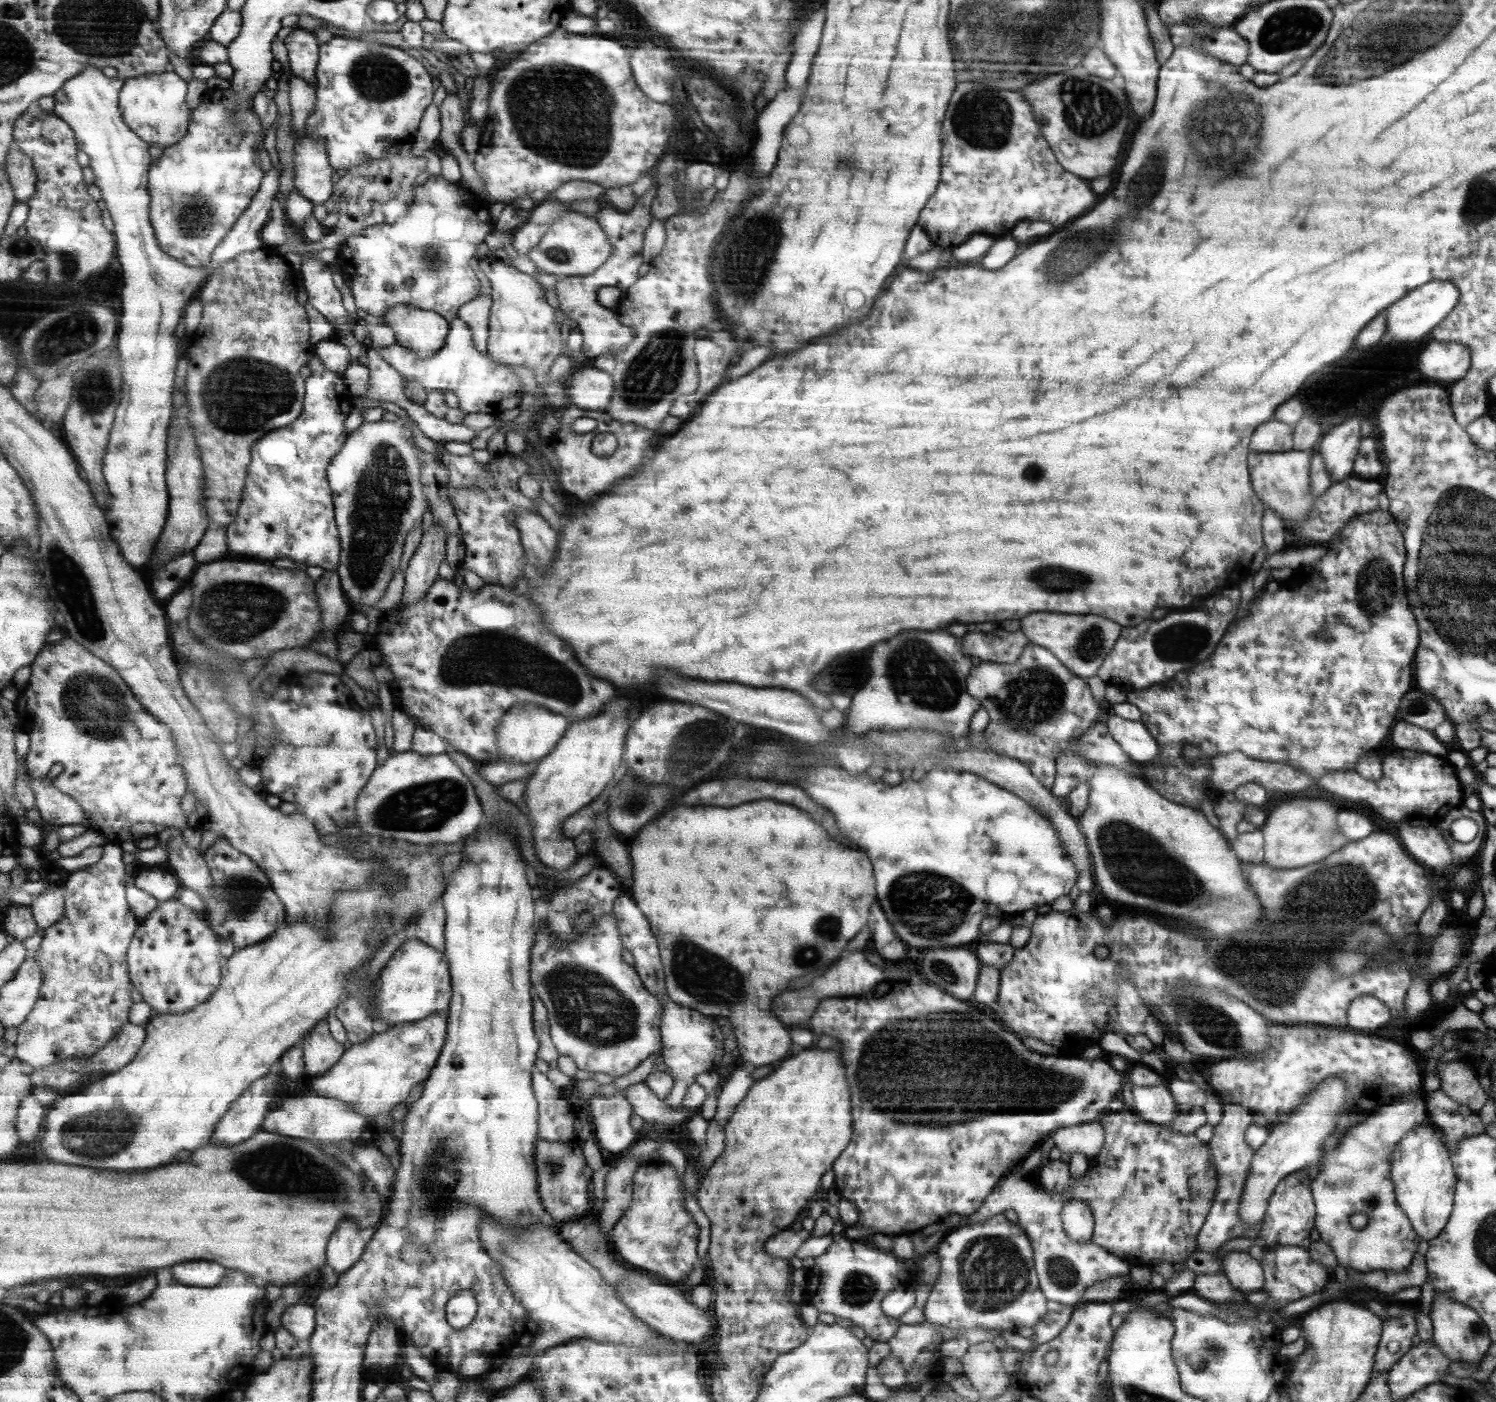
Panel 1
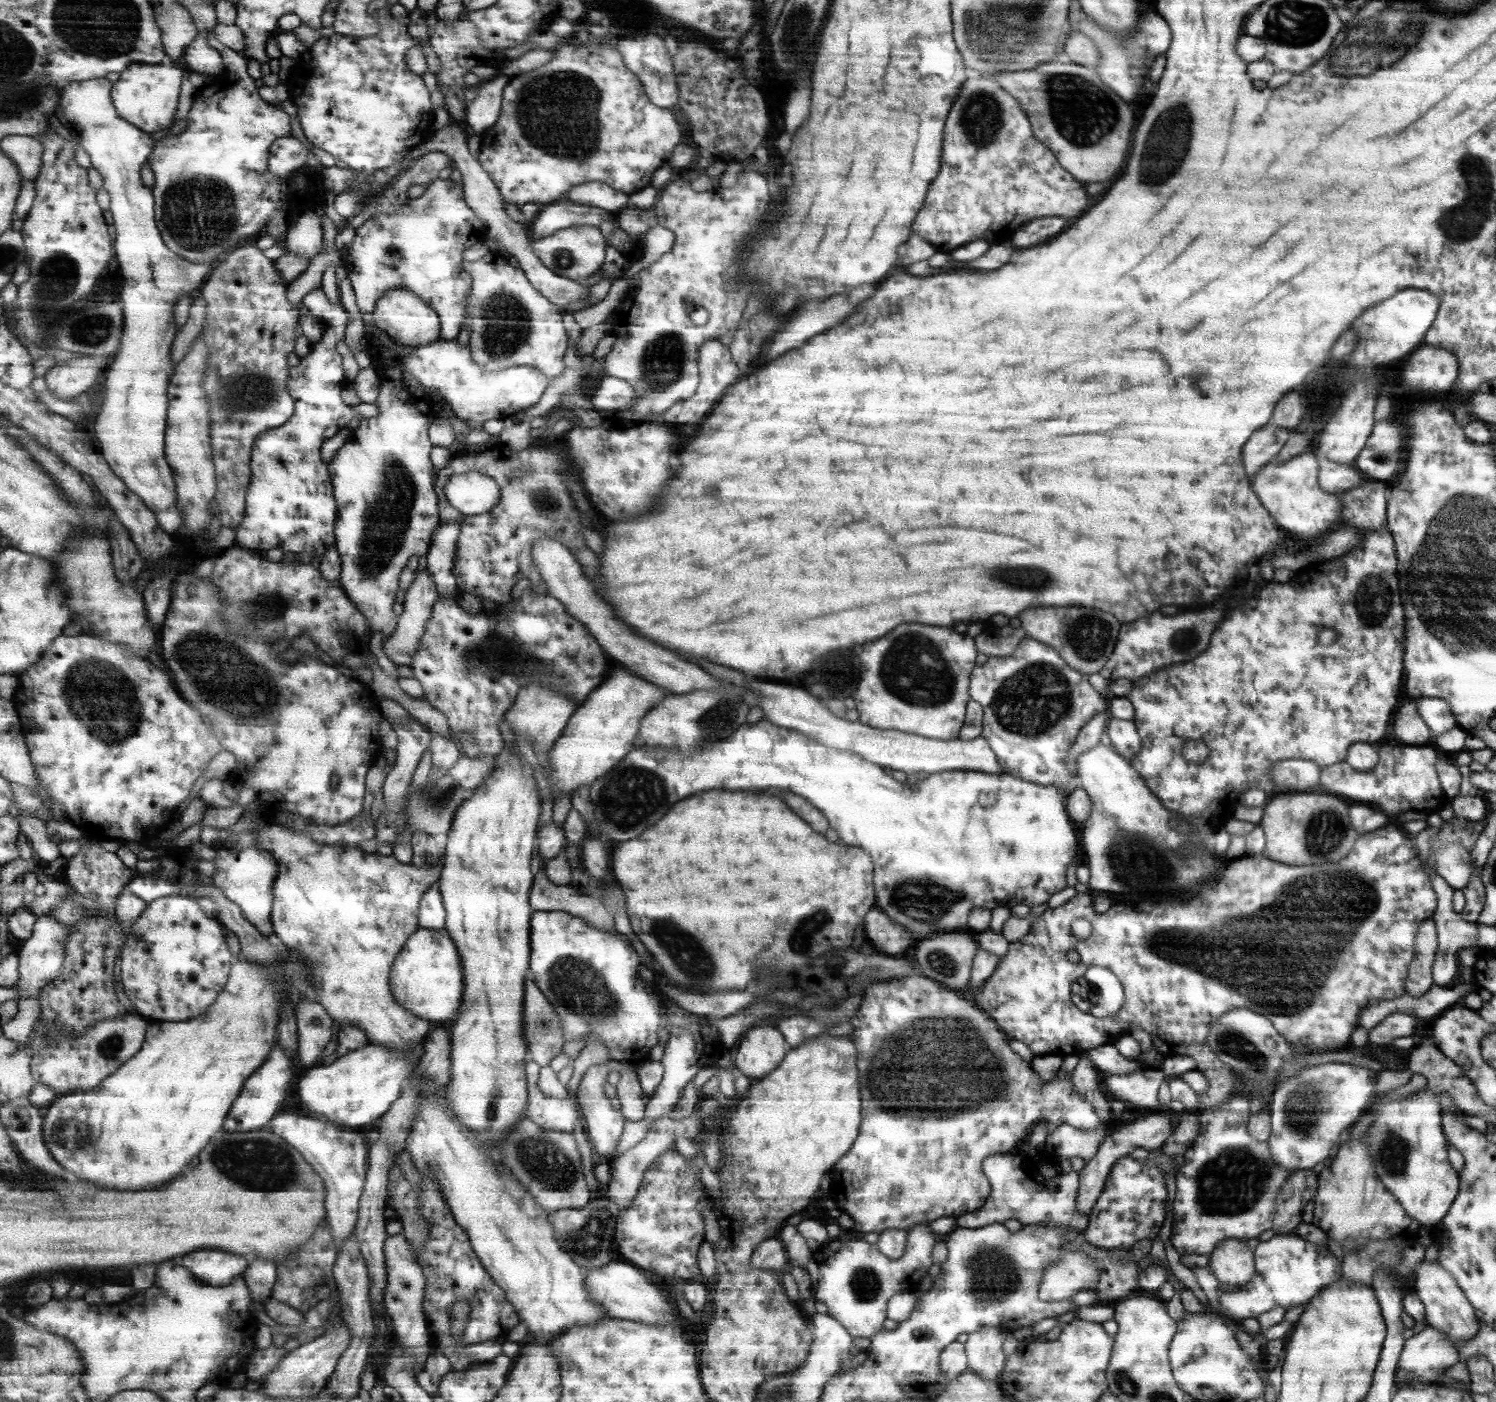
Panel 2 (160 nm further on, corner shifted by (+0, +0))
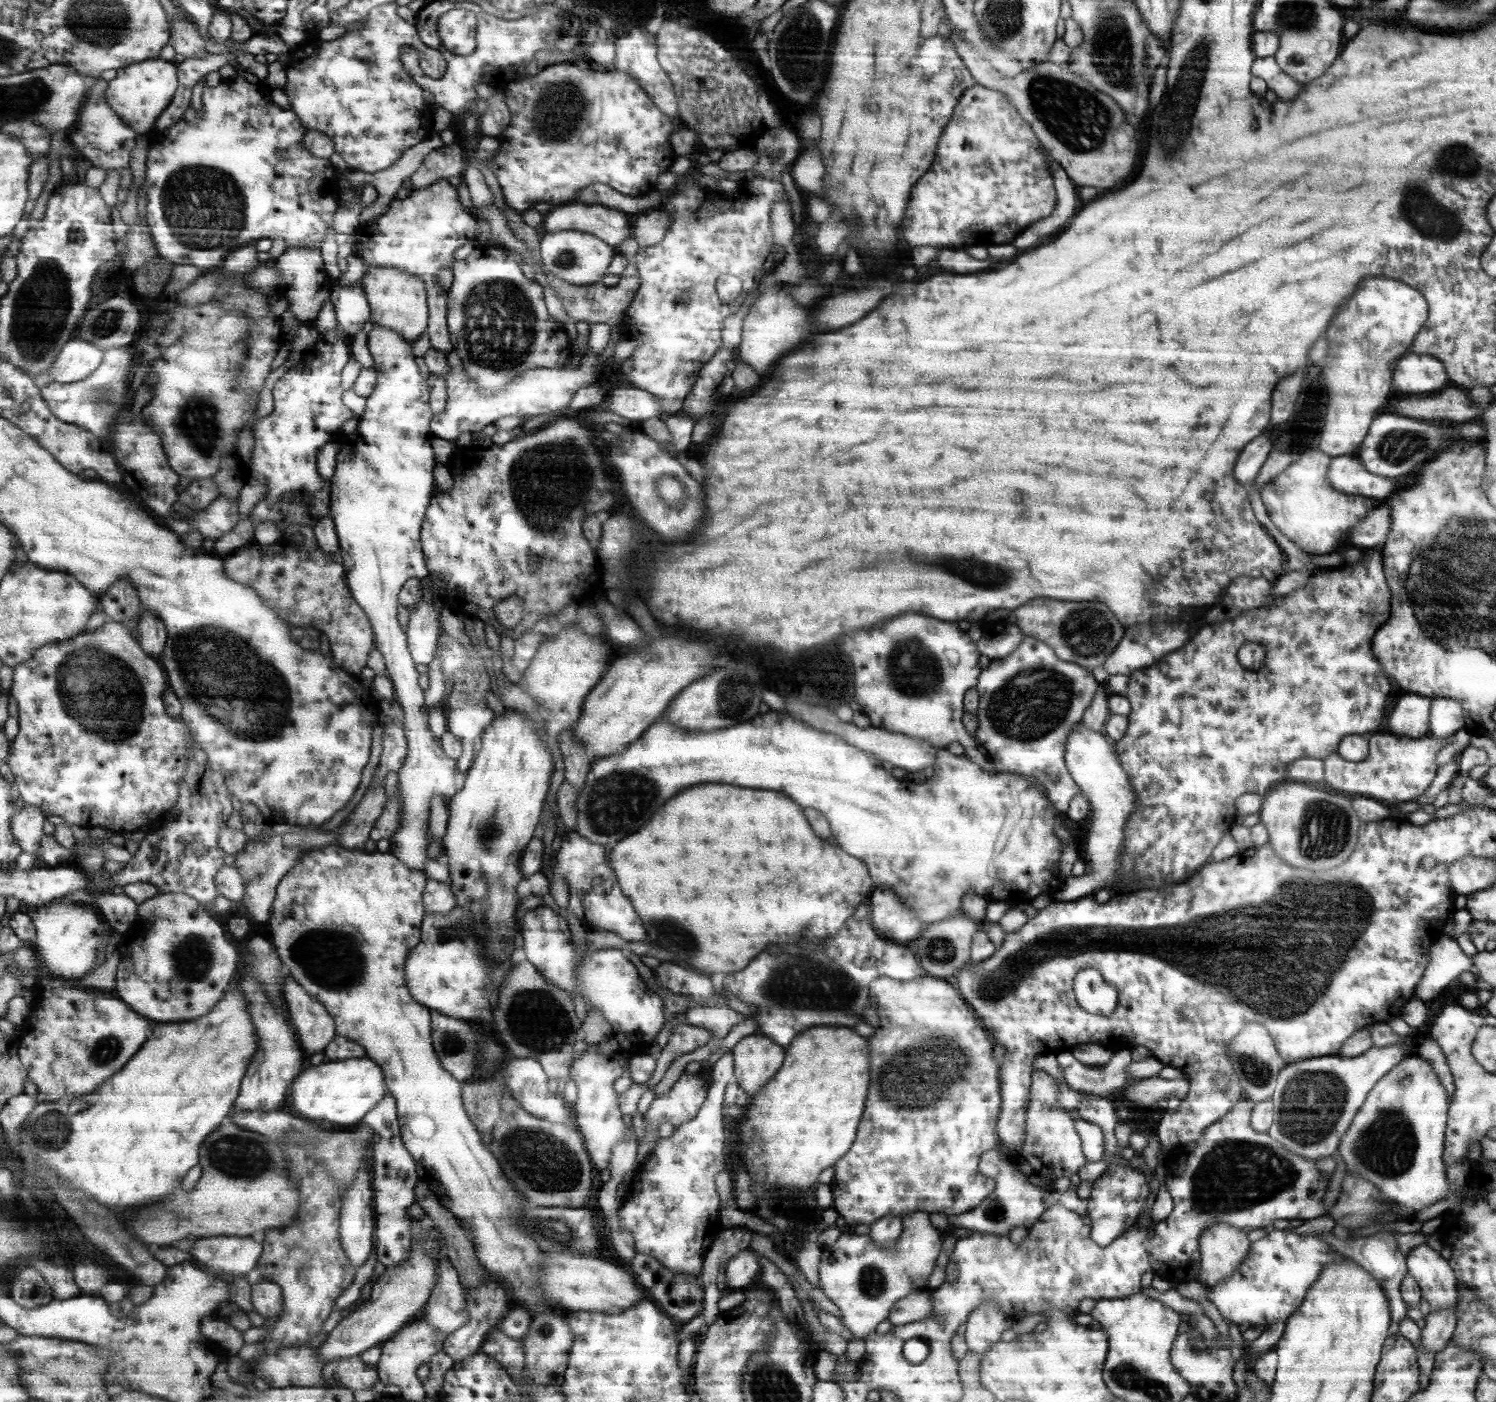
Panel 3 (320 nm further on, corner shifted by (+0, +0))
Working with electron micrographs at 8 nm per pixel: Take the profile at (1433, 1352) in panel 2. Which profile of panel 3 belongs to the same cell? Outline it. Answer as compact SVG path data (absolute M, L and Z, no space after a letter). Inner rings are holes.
M1455 1309L1429 1311L1424 1317L1424 1328L1420 1330L1421 1342L1425 1350L1439 1352L1446 1340L1451 1338L1456 1327Z

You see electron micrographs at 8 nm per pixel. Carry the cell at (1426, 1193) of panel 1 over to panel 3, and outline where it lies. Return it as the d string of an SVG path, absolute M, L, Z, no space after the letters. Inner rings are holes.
M1411 1055L1400 1065L1388 1070L1373 1086L1367 1100L1360 1106L1348 1129L1339 1139L1337 1156L1349 1172L1359 1174L1373 1186L1379 1187L1387 1201L1406 1206L1409 1212L1415 1212L1453 1193L1463 1194L1461 1190L1452 1190L1452 1186L1448 1186L1447 1168L1443 1158L1447 1116L1448 1094L1440 1078L1437 1078L1436 1071L1424 1059Z

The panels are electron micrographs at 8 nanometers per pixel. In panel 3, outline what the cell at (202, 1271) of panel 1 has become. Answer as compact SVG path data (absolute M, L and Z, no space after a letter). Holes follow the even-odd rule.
M213 1236L192 1245L191 1256L200 1265L217 1270L220 1278L229 1274L247 1274L255 1269L264 1251L261 1238Z

